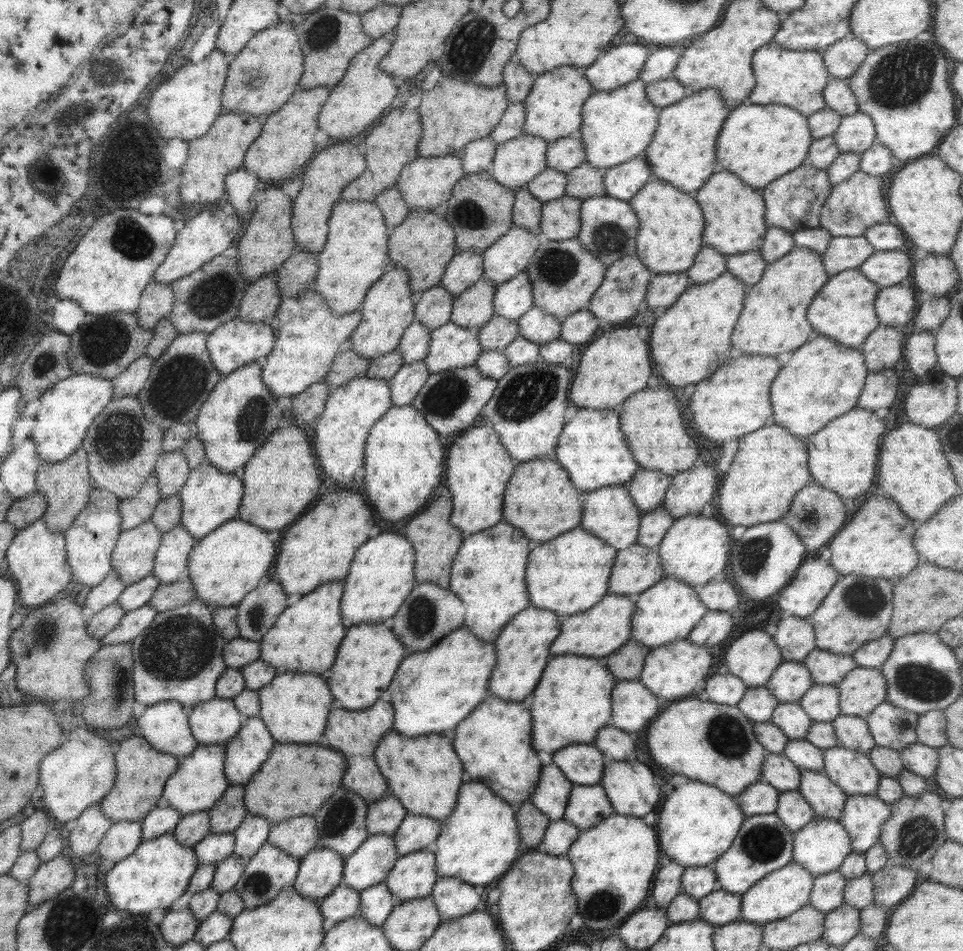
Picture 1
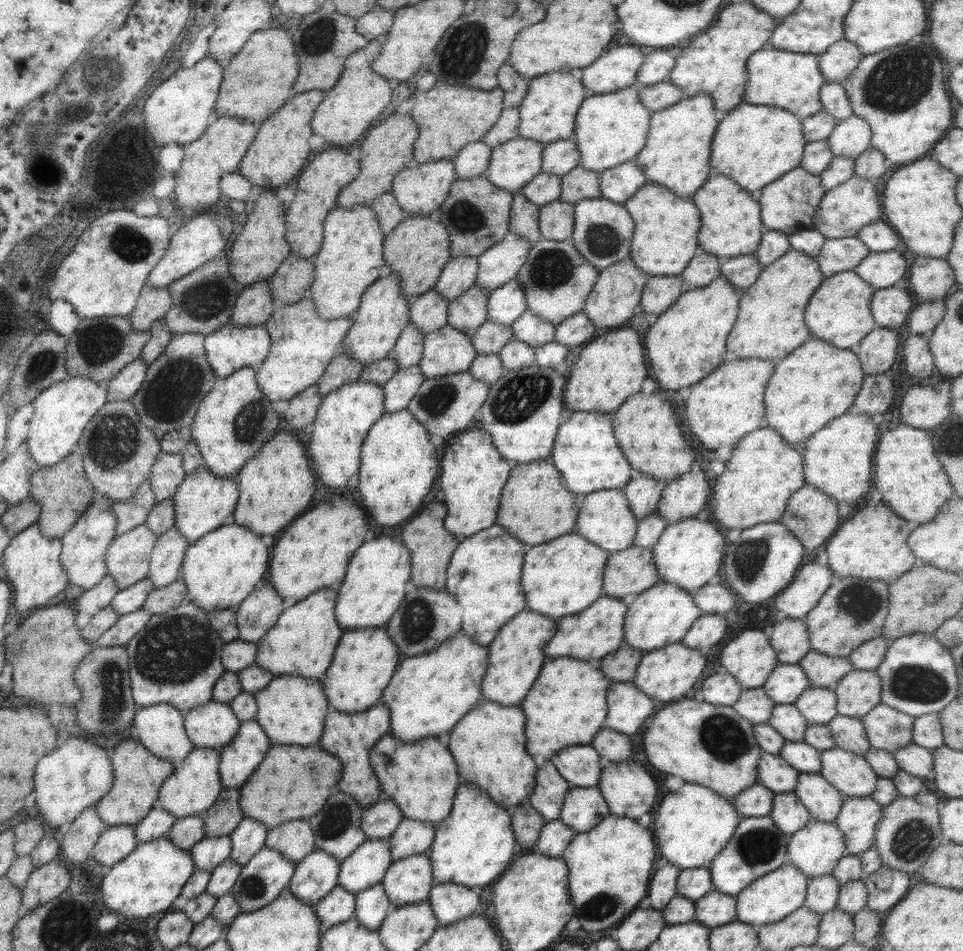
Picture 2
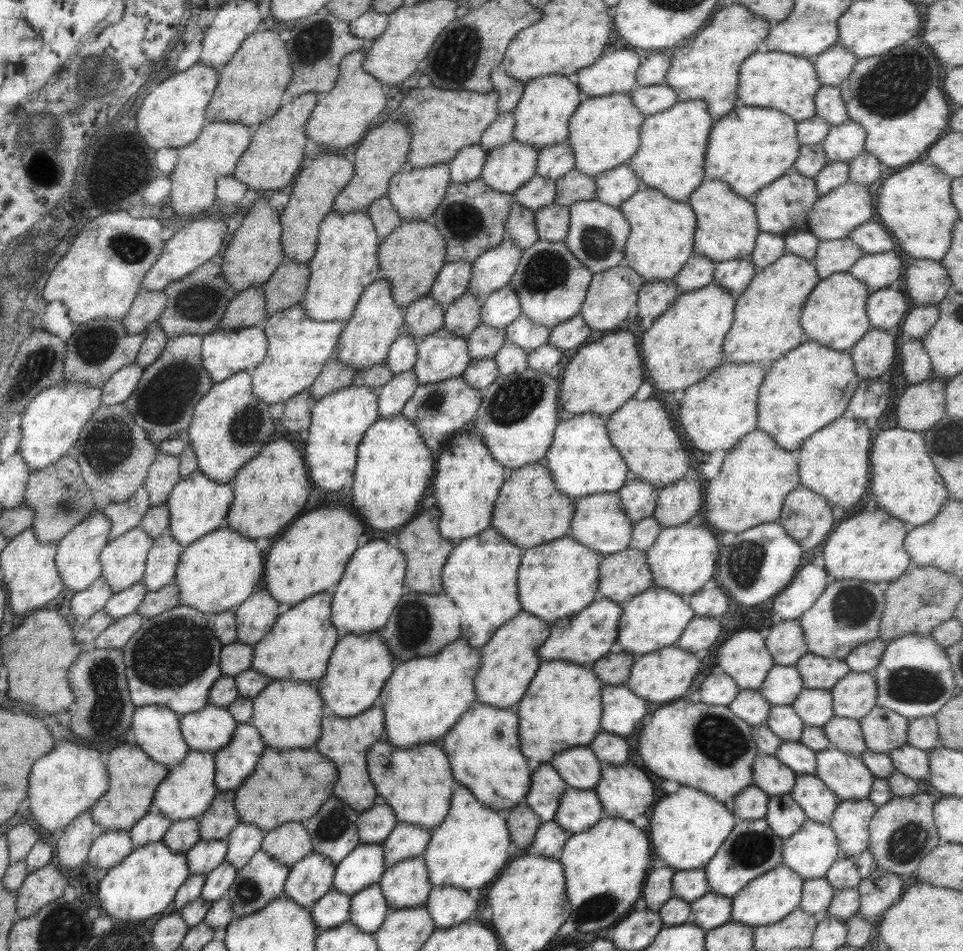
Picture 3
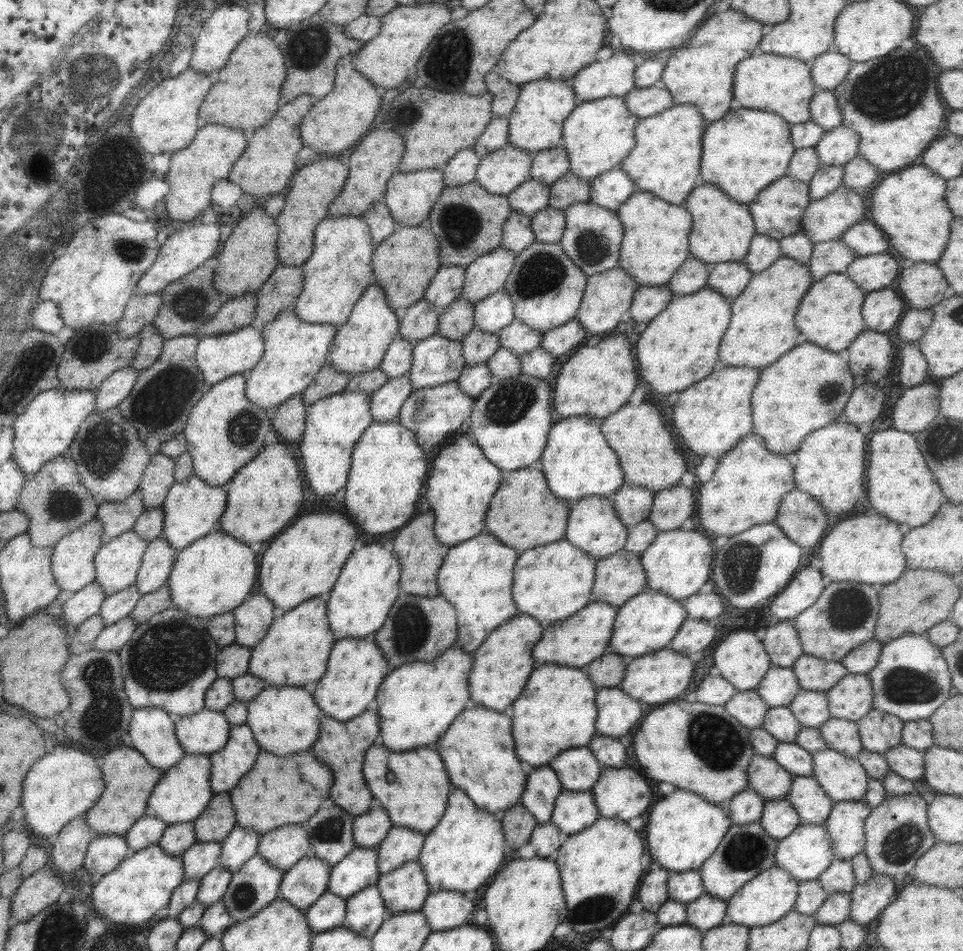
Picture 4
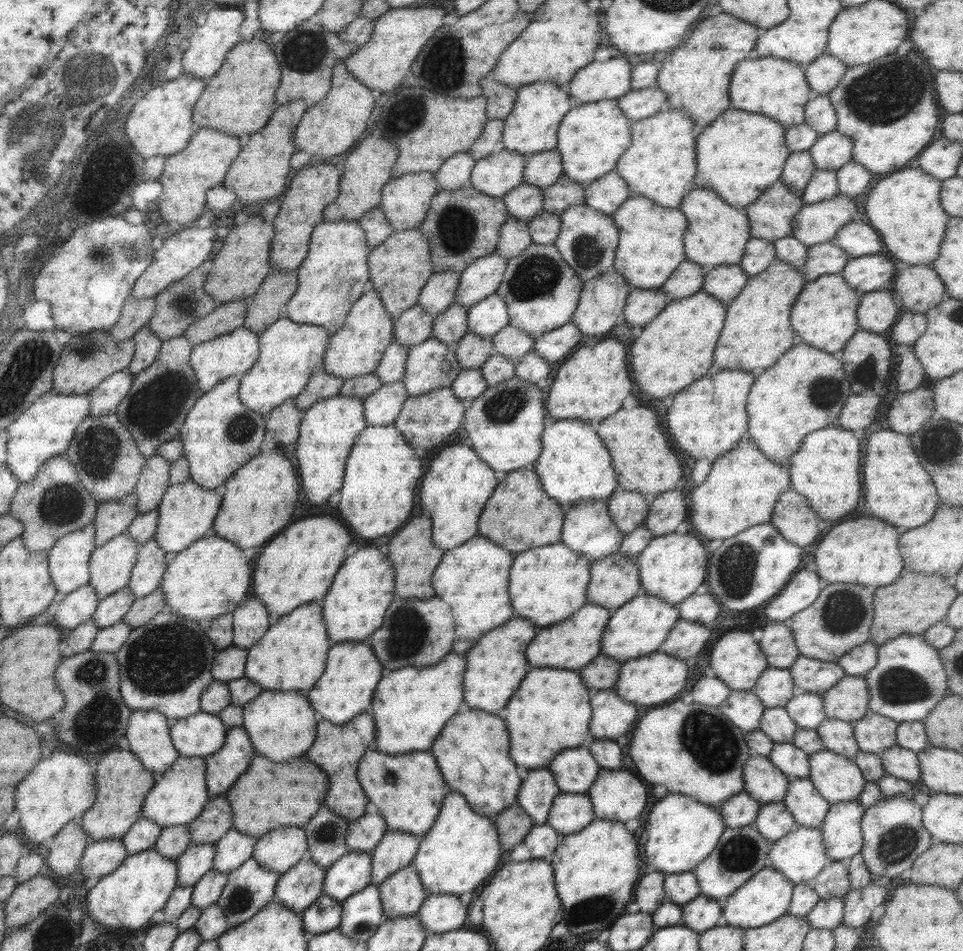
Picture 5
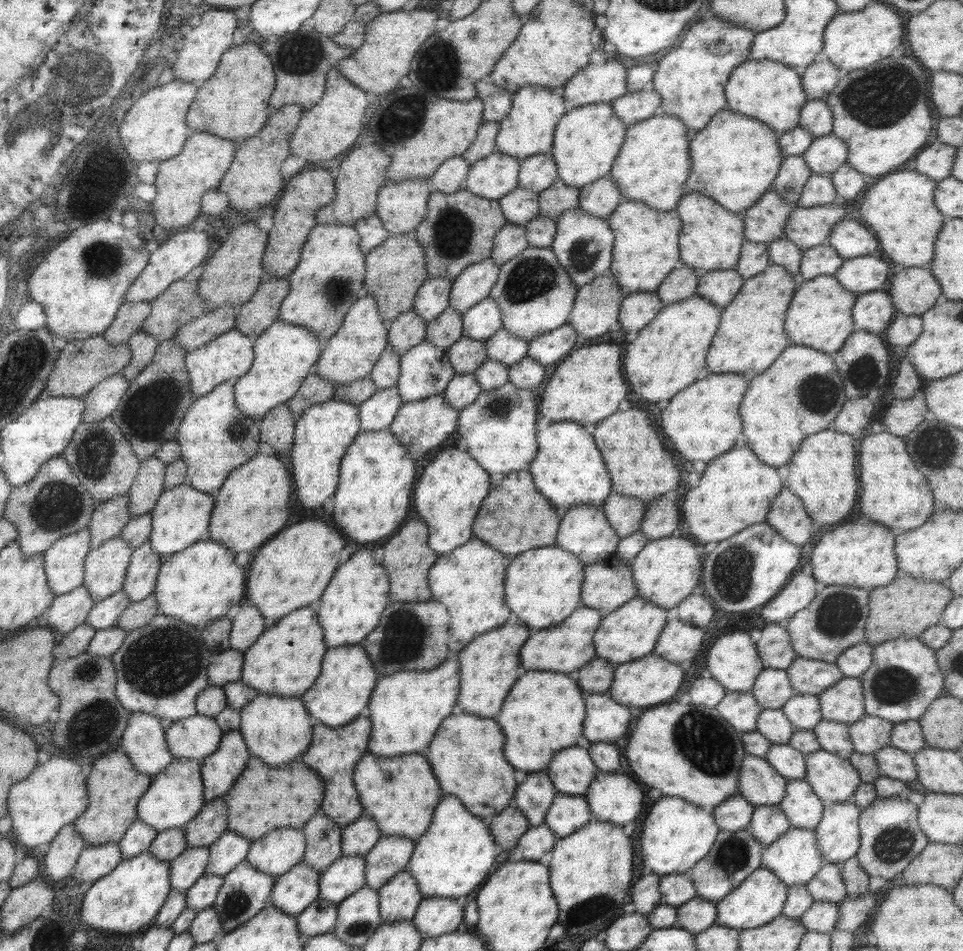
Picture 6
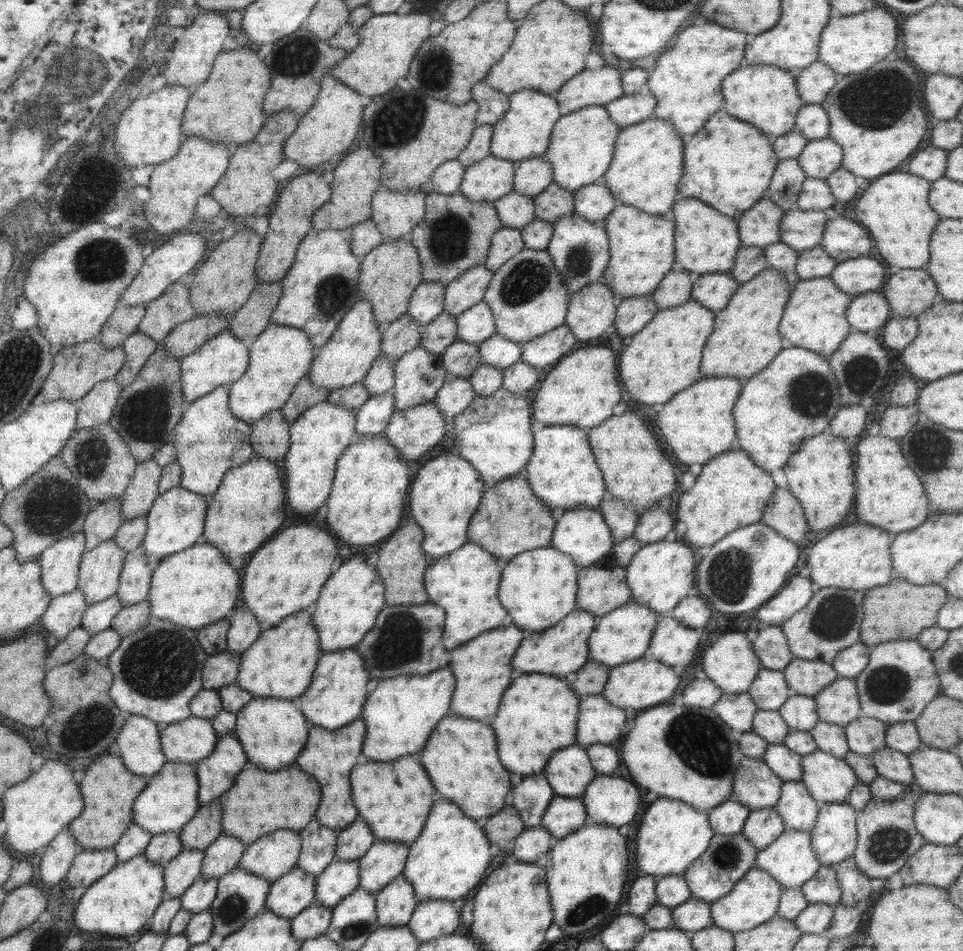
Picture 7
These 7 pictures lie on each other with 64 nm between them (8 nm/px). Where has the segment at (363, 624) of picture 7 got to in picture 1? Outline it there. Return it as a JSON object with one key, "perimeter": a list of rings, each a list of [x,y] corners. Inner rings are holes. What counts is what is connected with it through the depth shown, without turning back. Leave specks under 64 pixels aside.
{"perimeter":[[[383,532],[367,539],[352,557],[347,575],[341,580],[343,593],[339,601],[339,616],[347,629],[355,624],[384,623],[401,606],[416,584],[413,576],[415,552],[407,538]]]}

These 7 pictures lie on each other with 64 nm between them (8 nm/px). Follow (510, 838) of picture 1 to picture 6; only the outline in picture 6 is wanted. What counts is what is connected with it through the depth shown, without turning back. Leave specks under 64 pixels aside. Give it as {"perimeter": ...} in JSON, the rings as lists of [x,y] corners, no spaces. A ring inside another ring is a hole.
{"perimeter":[[[443,796],[431,813],[427,829],[414,841],[407,866],[419,894],[425,898],[457,898],[477,888],[495,860],[493,836],[481,818],[465,810],[455,796]]]}

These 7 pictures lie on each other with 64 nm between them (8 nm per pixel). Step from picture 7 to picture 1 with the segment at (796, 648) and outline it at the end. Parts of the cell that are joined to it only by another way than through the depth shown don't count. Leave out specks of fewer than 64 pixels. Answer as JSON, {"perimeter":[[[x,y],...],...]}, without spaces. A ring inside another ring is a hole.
{"perimeter":[[[839,576],[807,619],[815,634],[815,649],[850,655],[870,640],[886,634],[893,610],[892,583],[881,578]]]}

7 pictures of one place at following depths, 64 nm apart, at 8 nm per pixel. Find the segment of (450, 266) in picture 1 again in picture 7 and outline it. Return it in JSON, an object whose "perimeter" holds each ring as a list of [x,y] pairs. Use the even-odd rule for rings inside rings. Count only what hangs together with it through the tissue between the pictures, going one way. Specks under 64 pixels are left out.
{"perimeter":[[[439,282],[419,283],[407,301],[405,314],[421,326],[431,322],[443,310],[443,293],[445,286]]]}

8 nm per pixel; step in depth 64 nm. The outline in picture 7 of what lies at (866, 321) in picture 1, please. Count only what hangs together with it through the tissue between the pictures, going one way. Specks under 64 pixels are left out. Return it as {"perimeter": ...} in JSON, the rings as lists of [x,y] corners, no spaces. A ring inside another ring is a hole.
{"perimeter":[[[828,277],[797,281],[791,288],[777,325],[783,348],[803,348],[823,357],[830,355],[851,331],[845,320],[845,309],[851,298],[837,290]]]}

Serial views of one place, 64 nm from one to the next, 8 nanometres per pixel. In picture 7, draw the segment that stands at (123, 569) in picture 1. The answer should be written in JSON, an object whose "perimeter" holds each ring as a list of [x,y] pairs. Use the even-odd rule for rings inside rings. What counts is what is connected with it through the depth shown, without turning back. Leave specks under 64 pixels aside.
{"perimeter":[[[110,539],[81,555],[76,588],[79,588],[88,605],[115,594],[126,553]]]}

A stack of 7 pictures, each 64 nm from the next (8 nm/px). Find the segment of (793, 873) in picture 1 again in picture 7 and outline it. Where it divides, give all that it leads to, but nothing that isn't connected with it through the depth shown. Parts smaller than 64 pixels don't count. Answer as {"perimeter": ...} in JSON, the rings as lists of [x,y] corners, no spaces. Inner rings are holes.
{"perimeter":[[[751,868],[733,884],[727,894],[709,904],[710,925],[717,926],[721,930],[728,930],[731,934],[763,925],[763,922],[776,915],[777,903],[779,903],[779,895],[781,895],[782,889],[775,882],[775,878],[771,878],[767,872]]]}

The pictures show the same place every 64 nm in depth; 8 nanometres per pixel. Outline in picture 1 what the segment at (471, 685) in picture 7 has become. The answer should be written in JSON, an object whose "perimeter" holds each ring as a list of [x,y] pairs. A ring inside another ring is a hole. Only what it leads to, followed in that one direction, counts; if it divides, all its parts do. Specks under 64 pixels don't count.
{"perimeter":[[[531,606],[520,610],[501,629],[492,642],[495,648],[495,667],[491,669],[487,690],[489,695],[500,698],[505,703],[519,702],[537,685],[541,671],[551,657],[549,645],[559,633],[559,617],[549,610],[539,610]]]}

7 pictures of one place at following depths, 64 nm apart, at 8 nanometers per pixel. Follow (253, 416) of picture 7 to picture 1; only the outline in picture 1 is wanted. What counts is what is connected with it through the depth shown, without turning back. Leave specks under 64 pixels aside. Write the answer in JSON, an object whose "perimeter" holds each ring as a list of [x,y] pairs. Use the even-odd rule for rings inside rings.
{"perimeter":[[[309,288],[297,298],[282,299],[272,314],[269,326],[275,342],[269,354],[261,361],[261,382],[267,386],[273,398],[295,396],[310,384],[322,380],[333,357],[346,347],[351,331],[361,321],[361,312],[353,310],[343,314],[333,314],[325,300]]]}

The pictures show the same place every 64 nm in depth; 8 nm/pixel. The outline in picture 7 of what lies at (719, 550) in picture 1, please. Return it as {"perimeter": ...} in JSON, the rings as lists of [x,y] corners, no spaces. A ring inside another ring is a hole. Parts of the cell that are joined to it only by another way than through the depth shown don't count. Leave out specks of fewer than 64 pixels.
{"perimeter":[[[679,538],[639,547],[624,568],[625,584],[631,594],[629,601],[645,606],[647,610],[659,615],[670,611],[687,596],[687,590],[694,586],[694,557],[694,550]]]}

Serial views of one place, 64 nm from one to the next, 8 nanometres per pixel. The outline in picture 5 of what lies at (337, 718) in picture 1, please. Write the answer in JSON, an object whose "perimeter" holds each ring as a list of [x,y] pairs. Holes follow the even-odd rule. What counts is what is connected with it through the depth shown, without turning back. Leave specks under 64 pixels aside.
{"perimeter":[[[369,712],[357,714],[339,726],[319,718],[315,725],[315,739],[304,752],[305,758],[327,776],[327,792],[324,796],[327,810],[348,822],[357,820],[369,811],[367,798],[357,782],[355,771],[361,755],[370,748],[374,738],[375,724]]]}

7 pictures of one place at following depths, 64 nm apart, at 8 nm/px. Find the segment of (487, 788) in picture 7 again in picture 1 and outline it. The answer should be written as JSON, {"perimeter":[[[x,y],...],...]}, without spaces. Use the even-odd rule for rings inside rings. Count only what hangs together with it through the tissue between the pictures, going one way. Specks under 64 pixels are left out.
{"perimeter":[[[487,695],[484,700],[455,725],[450,732],[453,750],[463,766],[465,780],[485,784],[507,804],[525,801],[533,792],[541,764],[531,748],[531,716],[521,704],[505,703]]]}

